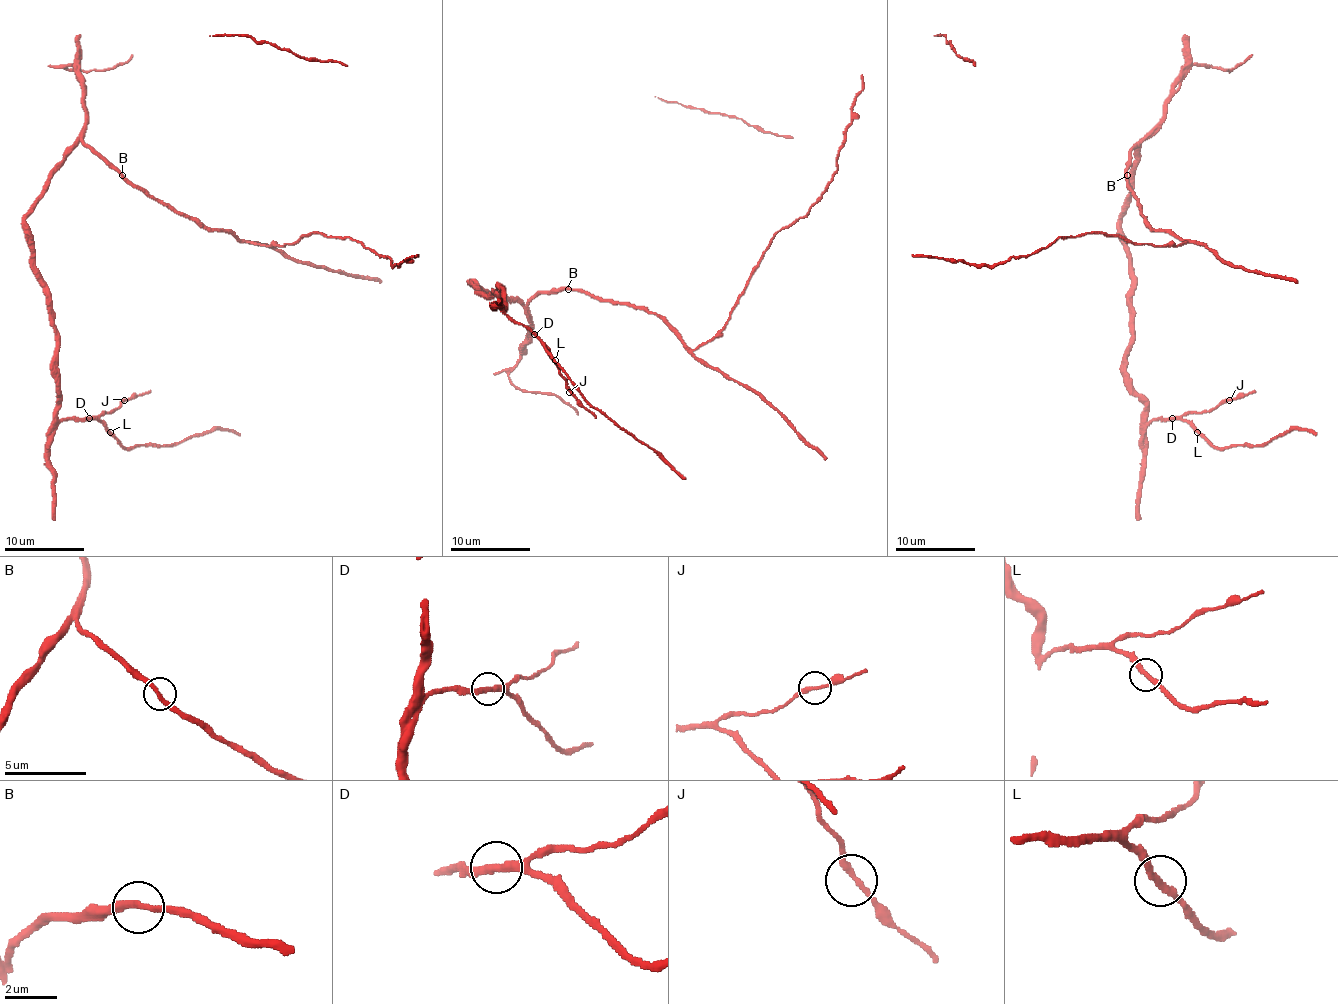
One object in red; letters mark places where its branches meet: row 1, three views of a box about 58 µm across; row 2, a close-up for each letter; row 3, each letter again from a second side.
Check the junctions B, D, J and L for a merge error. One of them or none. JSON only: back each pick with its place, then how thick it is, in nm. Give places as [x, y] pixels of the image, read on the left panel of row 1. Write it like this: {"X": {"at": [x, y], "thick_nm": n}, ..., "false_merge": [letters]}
{"false_merge": []}

